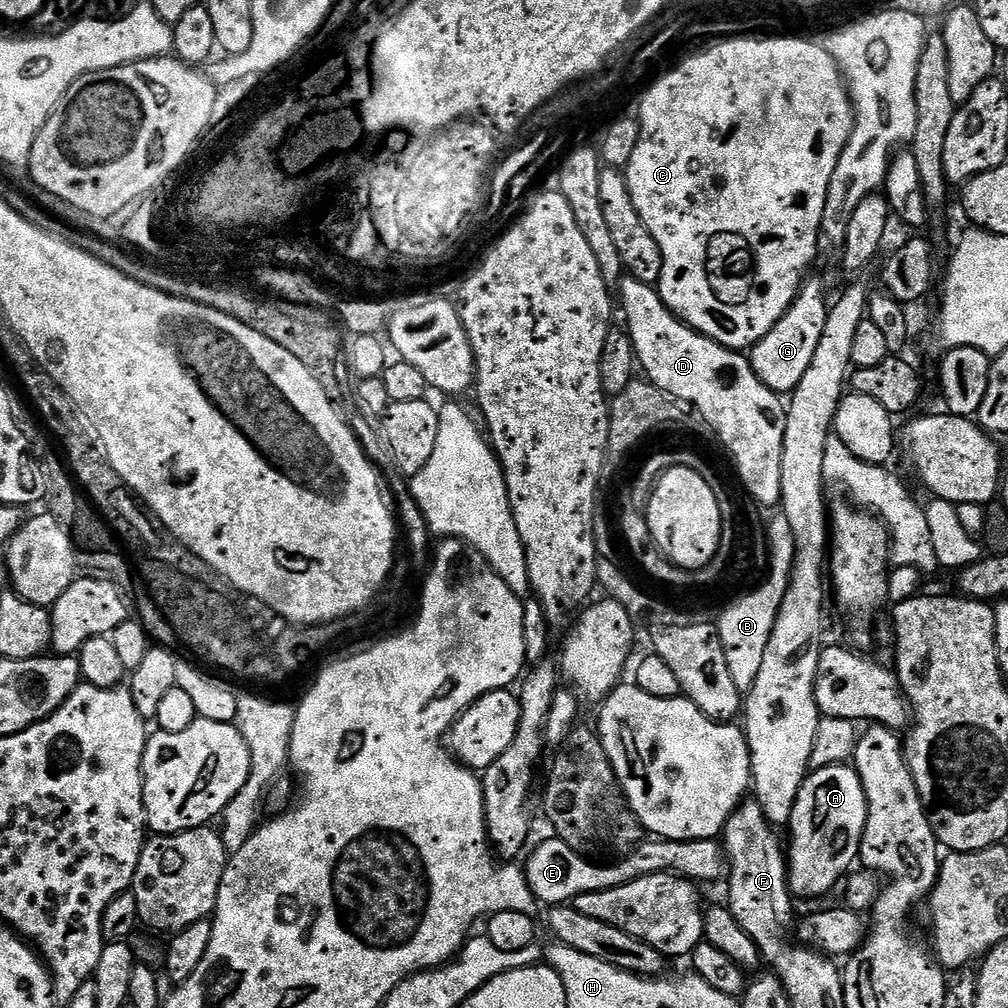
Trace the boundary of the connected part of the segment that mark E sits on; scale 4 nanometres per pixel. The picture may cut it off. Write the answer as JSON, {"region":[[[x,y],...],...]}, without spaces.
{"region":[[[559,838],[544,840],[536,848],[536,853],[526,863],[528,885],[537,901],[544,906],[564,906],[575,901],[582,894],[594,890],[610,890],[622,886],[631,880],[637,880],[650,874],[670,872],[685,880],[725,879],[728,867],[728,856],[719,839],[711,840],[661,840],[648,838],[636,845],[627,856],[615,862],[593,862],[587,856],[580,856],[566,842]]]}

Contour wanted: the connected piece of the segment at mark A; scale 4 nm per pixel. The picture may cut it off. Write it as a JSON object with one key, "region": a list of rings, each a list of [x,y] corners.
{"region":[[[834,764],[805,778],[790,821],[792,845],[786,848],[788,887],[793,897],[824,896],[849,875],[851,864],[855,865],[860,855],[867,817],[866,794],[855,767]]]}

